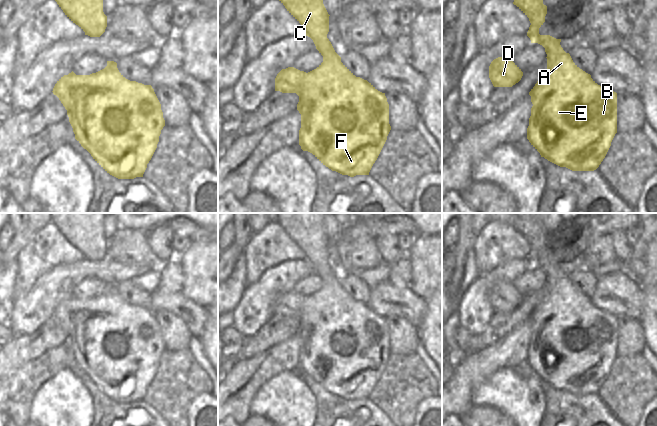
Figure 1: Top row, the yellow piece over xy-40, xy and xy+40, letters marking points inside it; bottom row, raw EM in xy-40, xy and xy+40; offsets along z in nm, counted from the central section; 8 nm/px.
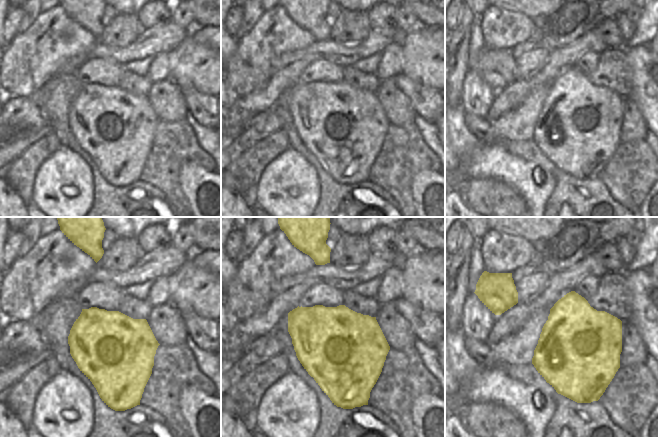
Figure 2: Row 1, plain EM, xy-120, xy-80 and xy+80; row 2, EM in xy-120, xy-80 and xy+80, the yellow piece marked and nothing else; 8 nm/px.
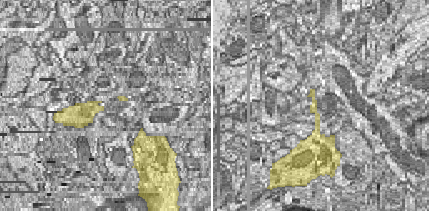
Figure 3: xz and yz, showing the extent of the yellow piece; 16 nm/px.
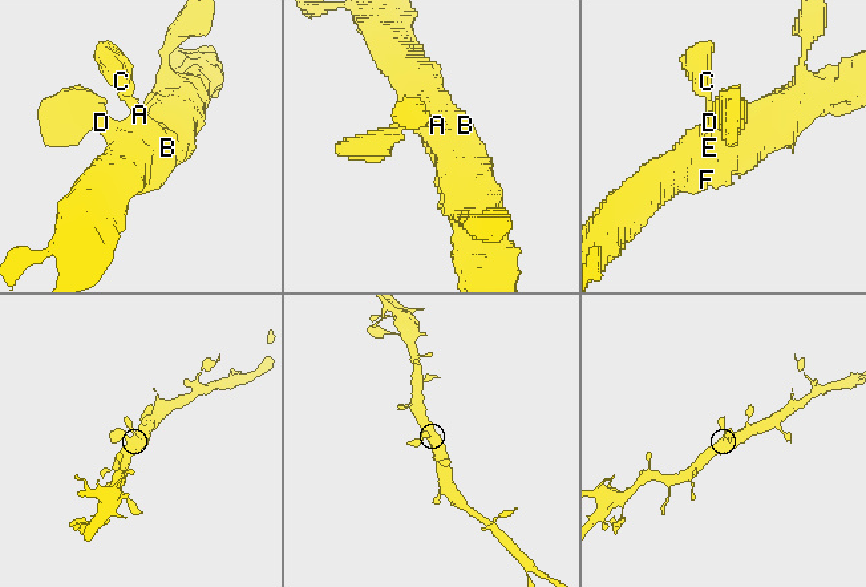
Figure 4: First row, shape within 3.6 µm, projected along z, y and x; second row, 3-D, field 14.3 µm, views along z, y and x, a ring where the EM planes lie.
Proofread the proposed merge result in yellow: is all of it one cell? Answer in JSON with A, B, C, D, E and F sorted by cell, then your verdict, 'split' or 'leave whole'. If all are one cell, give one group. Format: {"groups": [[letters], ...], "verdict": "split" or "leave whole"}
{"groups": [["A", "B", "C", "D", "E", "F"]], "verdict": "leave whole"}

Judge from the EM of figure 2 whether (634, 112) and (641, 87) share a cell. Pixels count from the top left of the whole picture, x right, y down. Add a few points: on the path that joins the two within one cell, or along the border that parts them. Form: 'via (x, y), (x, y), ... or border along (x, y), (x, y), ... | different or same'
border along (628, 96), (637, 106), (647, 126) | different

